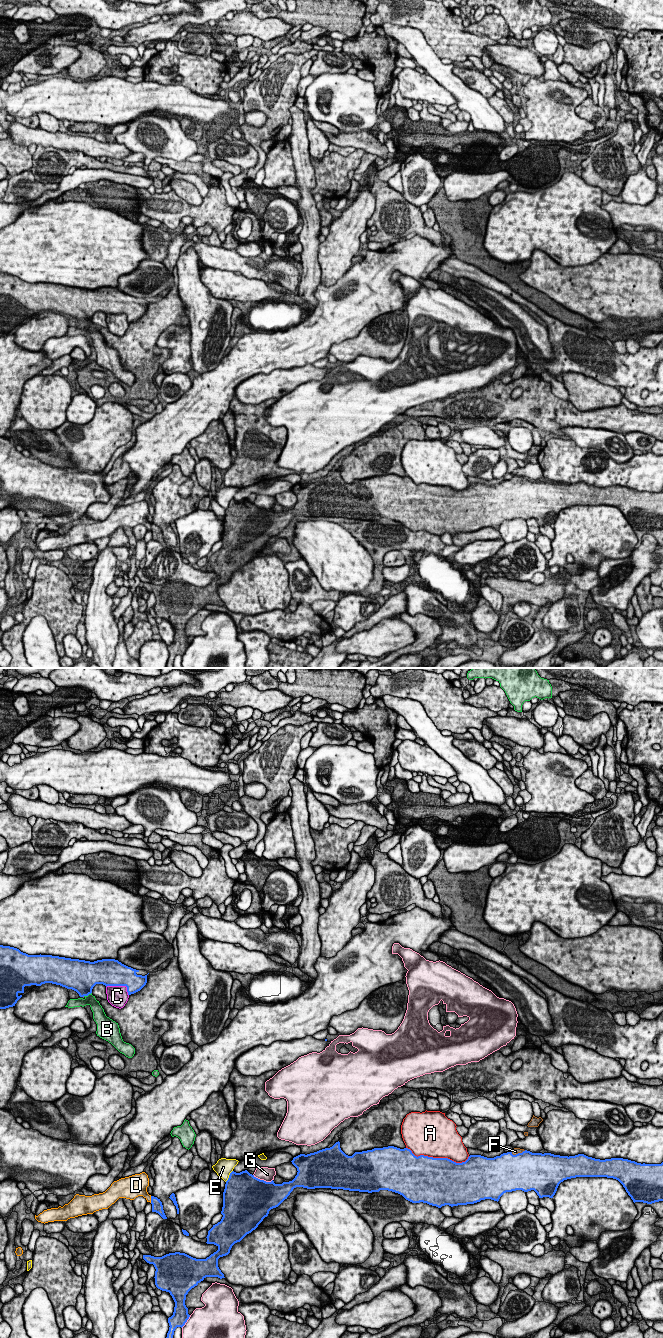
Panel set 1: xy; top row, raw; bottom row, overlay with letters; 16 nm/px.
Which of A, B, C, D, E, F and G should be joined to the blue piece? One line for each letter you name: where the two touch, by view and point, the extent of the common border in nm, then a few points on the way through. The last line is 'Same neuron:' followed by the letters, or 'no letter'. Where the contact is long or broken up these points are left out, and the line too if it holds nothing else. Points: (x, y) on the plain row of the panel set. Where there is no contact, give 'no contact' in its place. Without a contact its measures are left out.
F: meets blue in xy at (518, 481); contact 240 nm long; runs through xy (522, 496), (518, 481), (515, 479)
Same neuron: F

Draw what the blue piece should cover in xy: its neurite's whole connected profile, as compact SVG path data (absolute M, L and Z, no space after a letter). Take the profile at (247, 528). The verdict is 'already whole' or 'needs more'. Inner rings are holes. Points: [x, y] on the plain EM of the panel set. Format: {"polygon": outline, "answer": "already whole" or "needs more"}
{"polygon": "M336 470L332 475L325 476L310 482L300 482L293 486L292 492L297 496L297 503L292 509L275 512L256 506L247 498L240 501L232 499L225 512L223 520L223 543L220 550L213 553L208 559L207 572L214 572L218 578L206 587L196 587L185 581L169 581L162 585L143 583L143 587L153 592L155 599L155 613L162 619L169 620L172 624L175 635L171 645L168 646L169 659L165 668L173 668L174 659L177 655L183 655L190 643L185 633L186 623L197 614L206 605L225 606L224 602L218 595L218 587L230 581L232 574L240 570L247 562L255 558L258 553L268 544L269 539L278 535L296 515L307 517L331 516L343 517L359 520L379 520L388 518L402 523L406 528L412 531L427 531L432 534L441 536L449 533L451 535L458 533L467 533L480 530L481 528L491 527L499 529L500 525L506 520L522 518L528 520L534 518L539 526L553 526L561 510L576 505L607 505L618 508L625 516L633 530L643 530L652 532L663 529L663 490L661 492L641 492L623 486L595 487L584 482L575 484L560 484L551 481L532 481L530 479L514 476L511 480L503 481L494 486L487 486L481 483L470 483L465 490L456 491L448 486L433 486L424 483L415 484L408 476L400 477L394 474L383 476L374 476L372 478L355 480L352 484L346 483L340 476L340 470Z", "answer": "needs more"}

